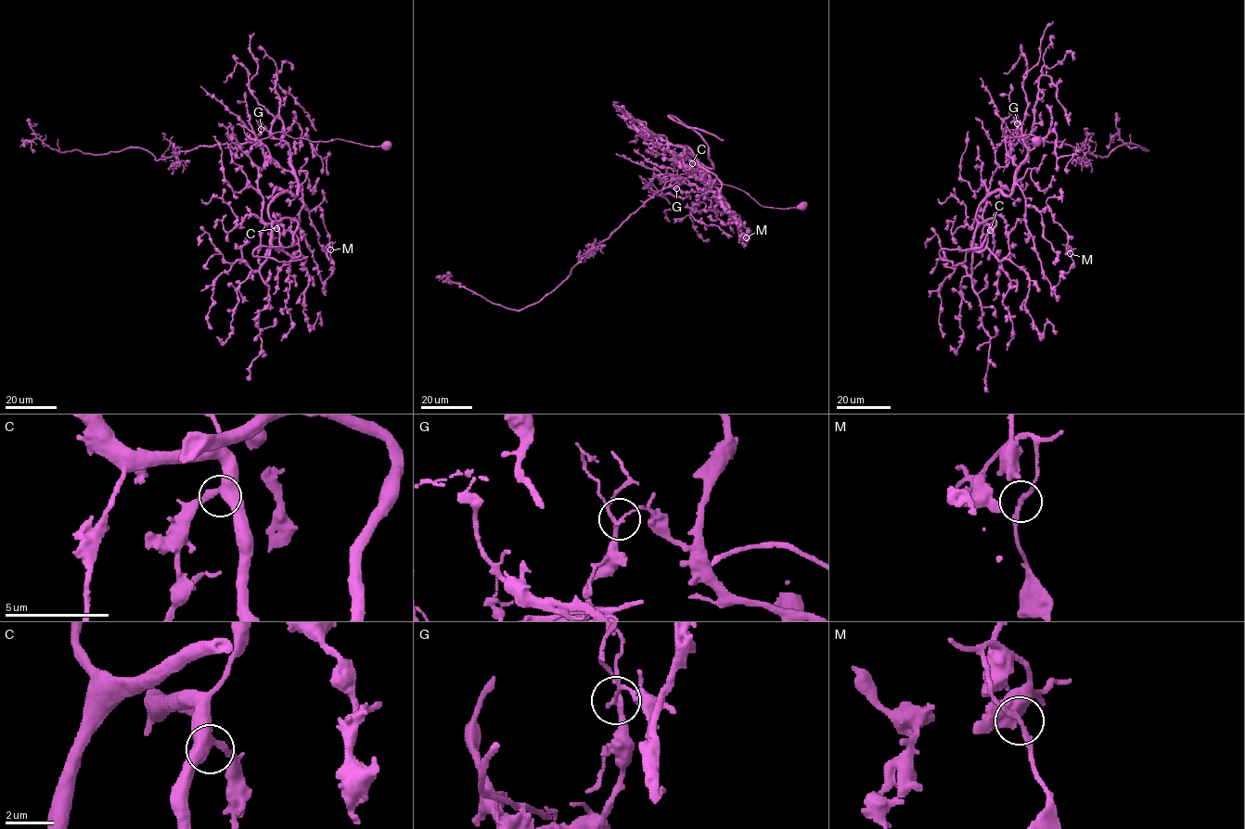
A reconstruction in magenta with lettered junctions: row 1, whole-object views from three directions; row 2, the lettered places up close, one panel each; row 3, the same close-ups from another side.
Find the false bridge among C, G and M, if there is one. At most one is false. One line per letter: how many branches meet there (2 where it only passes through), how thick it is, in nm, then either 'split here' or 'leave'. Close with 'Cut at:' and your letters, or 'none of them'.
C: branches 3; calibre 440 nm; leave
G: branches 3; calibre 160 nm; split here
M: branches 2; calibre 180 nm; leave
Cut at: G

